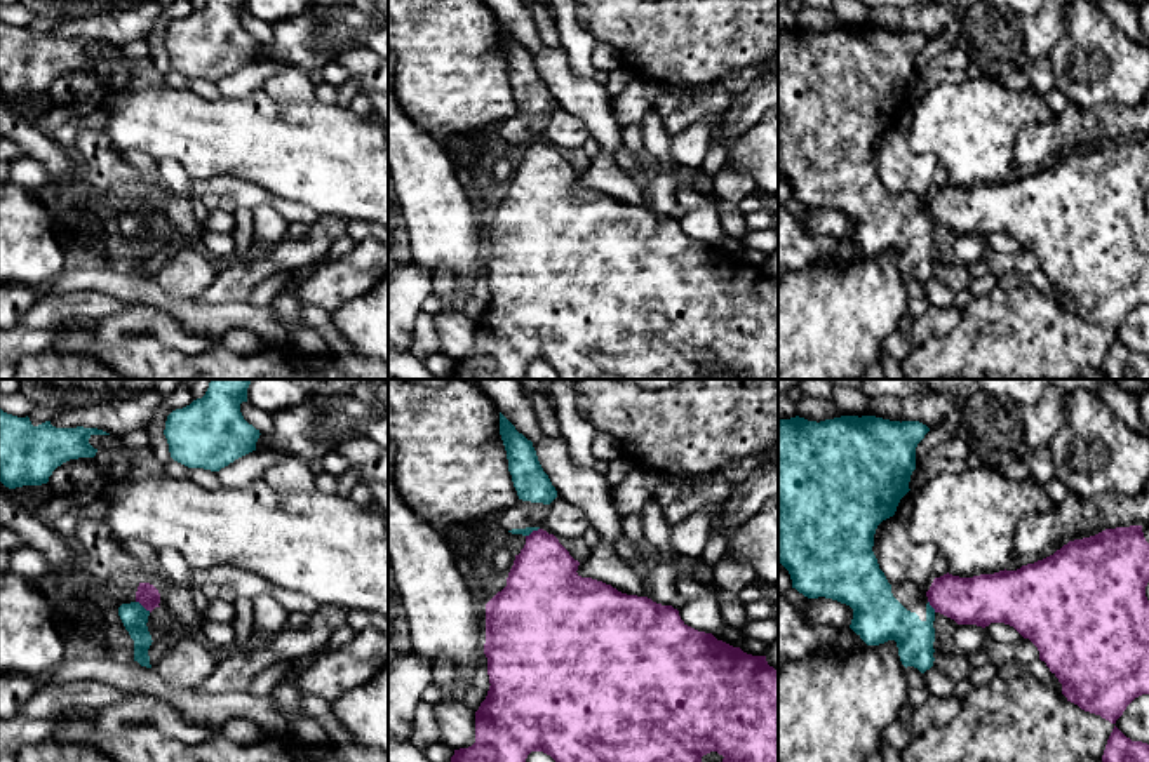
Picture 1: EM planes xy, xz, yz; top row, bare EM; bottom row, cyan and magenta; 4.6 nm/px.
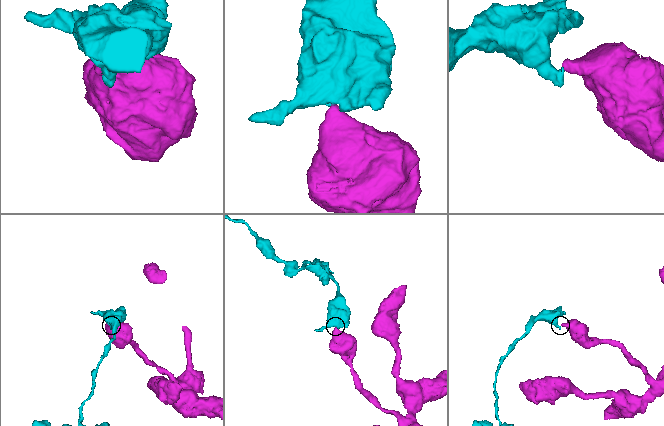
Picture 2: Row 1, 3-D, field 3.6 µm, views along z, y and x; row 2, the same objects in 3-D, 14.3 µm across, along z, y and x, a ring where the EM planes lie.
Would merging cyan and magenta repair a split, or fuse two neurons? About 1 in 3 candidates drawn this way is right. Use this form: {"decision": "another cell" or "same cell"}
{"decision": "another cell"}

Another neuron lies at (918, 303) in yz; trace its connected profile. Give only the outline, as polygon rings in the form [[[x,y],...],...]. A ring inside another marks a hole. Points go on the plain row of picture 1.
[[[907,277],[905,285],[907,285],[907,313],[917,318],[924,315],[926,310],[930,308],[928,297],[924,294],[924,285],[914,277]]]

